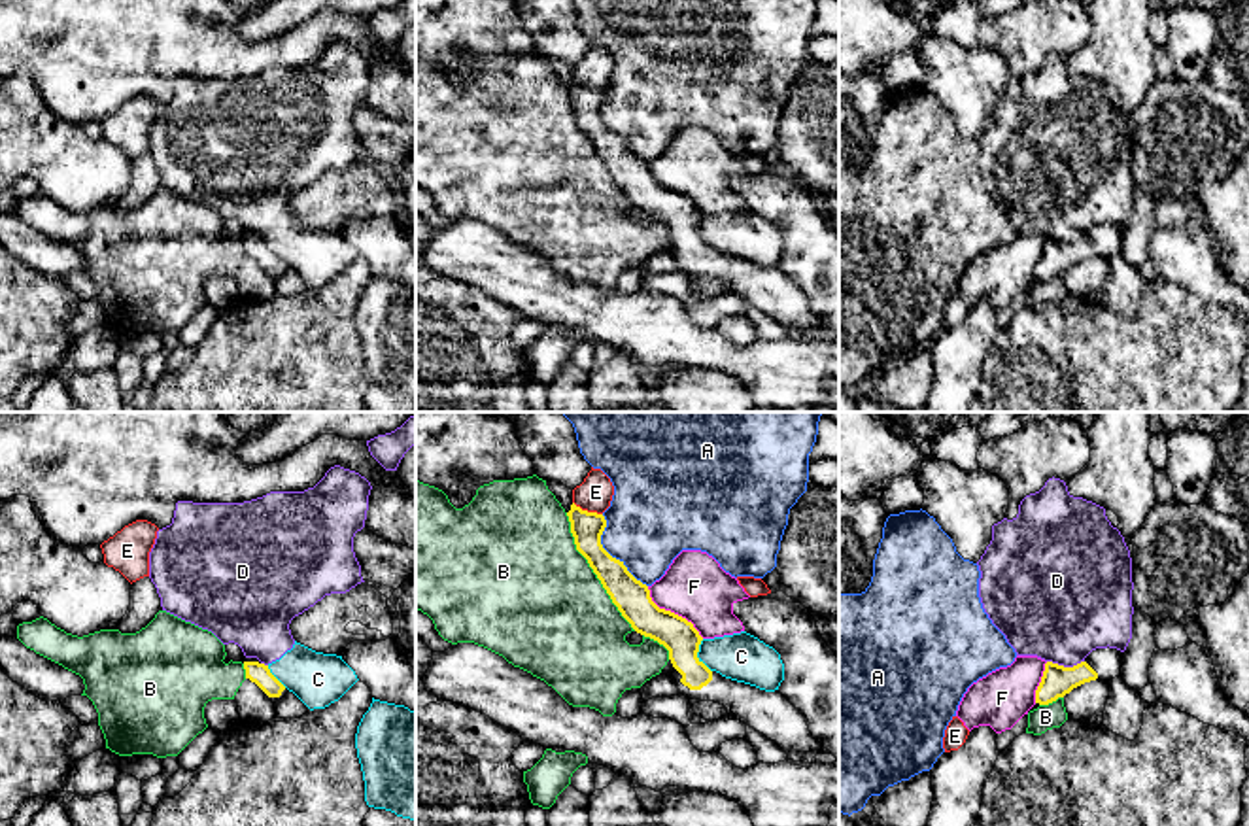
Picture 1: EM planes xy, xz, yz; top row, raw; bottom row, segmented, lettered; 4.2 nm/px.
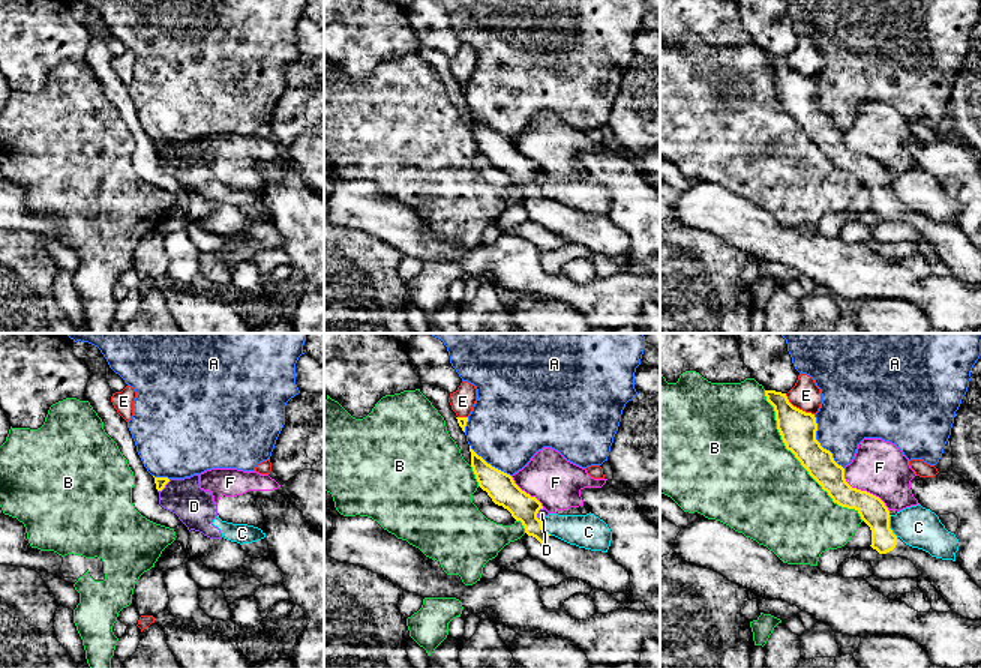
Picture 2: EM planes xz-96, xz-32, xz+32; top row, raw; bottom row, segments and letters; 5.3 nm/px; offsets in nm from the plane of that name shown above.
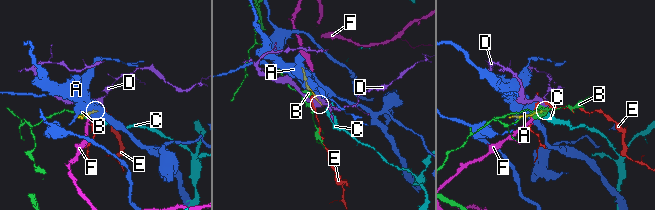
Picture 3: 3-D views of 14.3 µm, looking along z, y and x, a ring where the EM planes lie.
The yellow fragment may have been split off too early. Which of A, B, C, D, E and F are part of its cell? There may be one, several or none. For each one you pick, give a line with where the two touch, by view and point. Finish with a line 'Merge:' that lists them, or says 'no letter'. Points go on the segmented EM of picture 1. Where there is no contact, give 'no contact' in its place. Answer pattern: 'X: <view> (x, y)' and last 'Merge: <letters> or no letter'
Merge: no letter

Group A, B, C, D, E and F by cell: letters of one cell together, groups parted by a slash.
A / B / C D / E / F

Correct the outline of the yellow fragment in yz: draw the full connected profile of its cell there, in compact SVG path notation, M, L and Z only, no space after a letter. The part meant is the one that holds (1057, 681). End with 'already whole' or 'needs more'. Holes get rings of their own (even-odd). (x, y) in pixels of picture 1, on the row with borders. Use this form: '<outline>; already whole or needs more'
M1109 646L1092 650L1073 667L1047 662L1041 682L1035 690L1035 703L1049 705L1069 694L1073 688L1096 679L1109 682L1121 675L1121 665L1122 652Z; needs more

